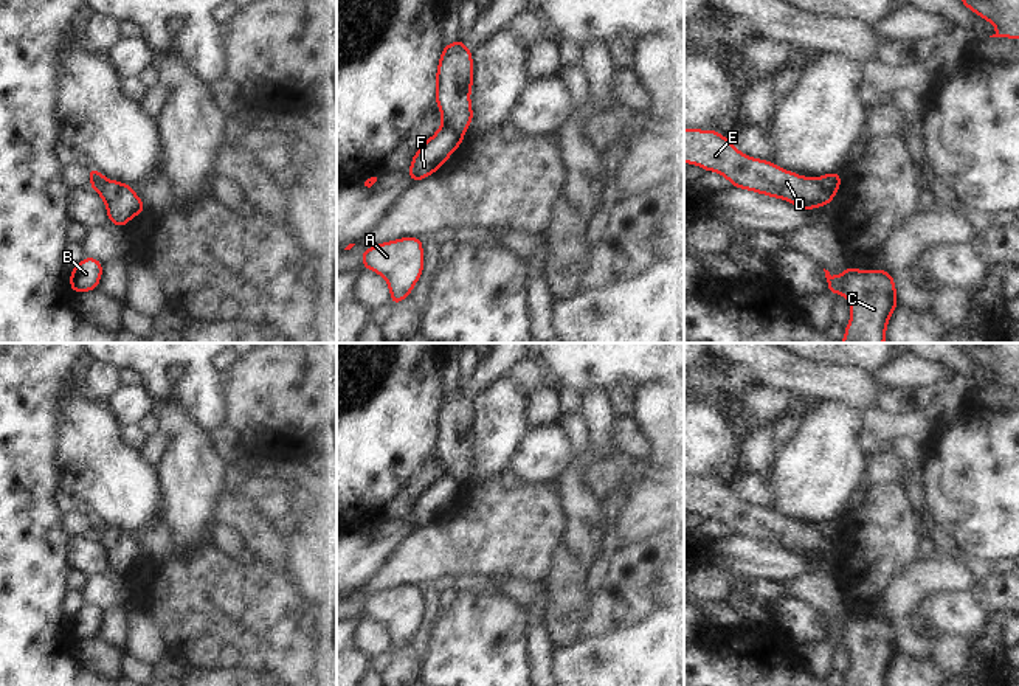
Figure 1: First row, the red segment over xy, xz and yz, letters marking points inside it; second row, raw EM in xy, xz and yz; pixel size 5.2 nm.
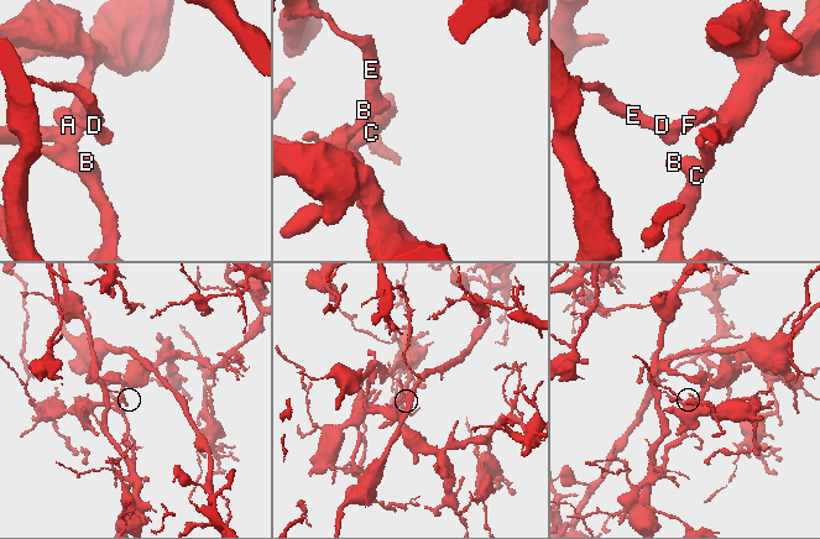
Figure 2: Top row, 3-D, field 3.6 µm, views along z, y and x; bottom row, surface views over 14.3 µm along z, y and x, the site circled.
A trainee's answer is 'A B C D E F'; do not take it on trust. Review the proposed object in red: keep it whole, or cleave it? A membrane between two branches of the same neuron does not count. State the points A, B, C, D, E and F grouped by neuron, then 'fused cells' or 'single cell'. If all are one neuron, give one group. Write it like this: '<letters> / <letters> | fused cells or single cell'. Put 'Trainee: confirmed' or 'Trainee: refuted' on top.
Trainee: refuted
A B C F / D E | fused cells

